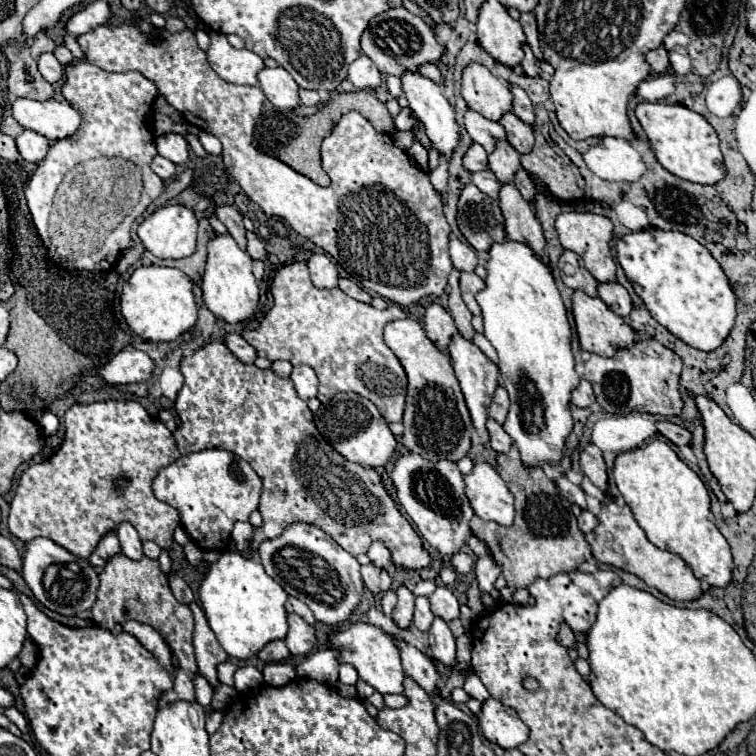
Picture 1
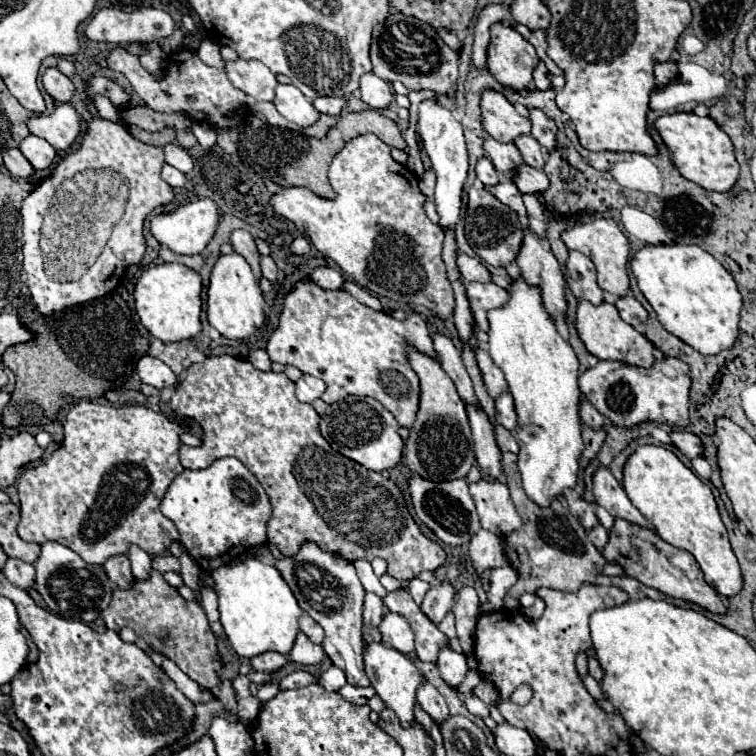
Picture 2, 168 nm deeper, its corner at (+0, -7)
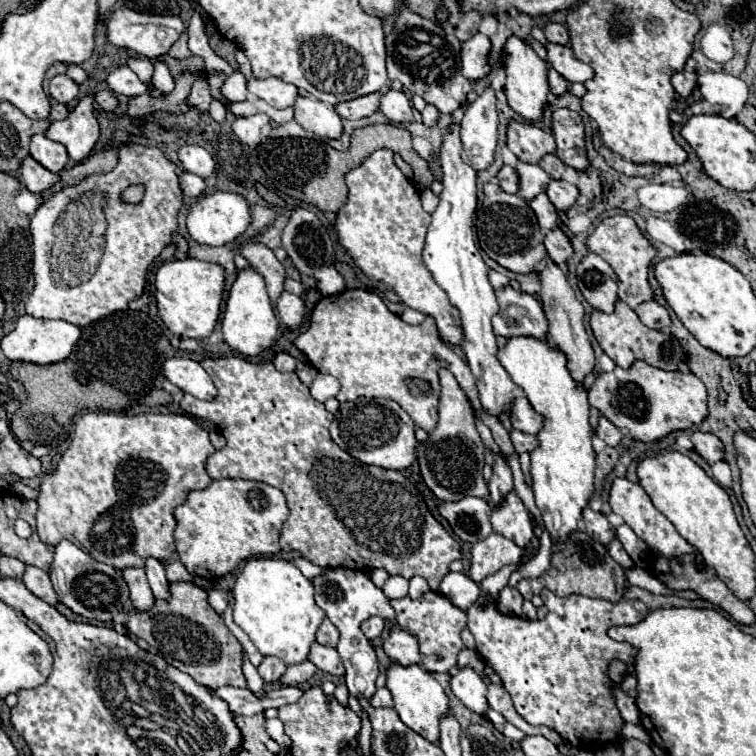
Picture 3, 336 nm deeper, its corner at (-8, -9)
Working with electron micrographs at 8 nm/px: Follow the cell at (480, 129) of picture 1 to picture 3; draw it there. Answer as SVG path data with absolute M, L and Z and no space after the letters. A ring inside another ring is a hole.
M518 161L516 171L520 175L520 191L518 191L518 195L522 199L530 201L536 195L546 193L548 185L550 185L550 175L544 169L540 169L538 165L526 165L526 163Z

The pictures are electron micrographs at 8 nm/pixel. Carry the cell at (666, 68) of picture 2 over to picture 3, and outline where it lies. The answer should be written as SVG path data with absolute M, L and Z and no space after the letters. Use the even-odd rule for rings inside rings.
M690 71L674 73L672 75L672 85L682 97L688 97L692 93L692 89L696 87L696 73L690 73Z

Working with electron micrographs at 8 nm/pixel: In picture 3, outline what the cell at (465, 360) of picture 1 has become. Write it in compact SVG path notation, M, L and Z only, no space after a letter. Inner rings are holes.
M500 455L494 457L494 475L492 475L492 479L488 481L488 489L490 489L488 503L490 503L492 507L500 505L500 503L504 501L504 497L514 489L510 467L506 465L506 461L504 461Z

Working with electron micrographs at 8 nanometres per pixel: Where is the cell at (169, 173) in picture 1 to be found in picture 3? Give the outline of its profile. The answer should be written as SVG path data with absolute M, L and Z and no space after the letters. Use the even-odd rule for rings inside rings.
M184 171L180 175L180 187L182 187L184 195L188 195L188 197L200 197L204 193L204 189L206 189L206 183L204 183L202 177Z

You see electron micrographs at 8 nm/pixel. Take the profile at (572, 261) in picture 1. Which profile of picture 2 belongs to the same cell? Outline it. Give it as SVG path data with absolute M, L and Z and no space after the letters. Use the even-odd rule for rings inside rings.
M570 251L570 257L566 261L566 283L570 291L578 299L586 299L594 305L600 305L604 301L604 291L596 283L596 271L588 257L584 257L578 251Z

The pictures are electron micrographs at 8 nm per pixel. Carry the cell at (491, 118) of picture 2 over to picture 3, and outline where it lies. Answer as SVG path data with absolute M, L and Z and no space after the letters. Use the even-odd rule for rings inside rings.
M510 121L508 149L524 163L540 163L544 155L556 151L556 141L550 133L532 123Z

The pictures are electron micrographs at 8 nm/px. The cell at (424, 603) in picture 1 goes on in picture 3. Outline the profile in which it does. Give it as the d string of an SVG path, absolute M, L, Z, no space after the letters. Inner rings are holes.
M448 573L442 579L442 585L438 589L444 597L450 597L454 605L460 609L468 609L478 597L480 597L480 585L472 581L466 573Z

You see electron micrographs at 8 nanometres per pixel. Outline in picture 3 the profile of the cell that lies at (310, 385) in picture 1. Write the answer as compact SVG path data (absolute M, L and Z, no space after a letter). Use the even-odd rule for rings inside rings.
M318 373L316 379L314 379L312 385L310 385L312 397L318 399L318 401L322 401L322 403L324 403L326 399L330 399L330 397L336 397L338 391L340 391L340 381L338 381L336 377L324 375L324 373Z

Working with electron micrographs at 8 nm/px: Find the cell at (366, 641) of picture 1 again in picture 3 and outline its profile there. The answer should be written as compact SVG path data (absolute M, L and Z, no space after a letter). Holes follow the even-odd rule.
M392 665L388 671L388 683L386 687L392 691L394 697L394 709L398 711L400 719L418 735L422 735L424 739L428 739L430 743L440 741L440 719L444 715L450 713L448 707L448 695L444 691L444 687L432 677L432 673L424 671L420 665L412 665L412 667L402 667L402 665Z

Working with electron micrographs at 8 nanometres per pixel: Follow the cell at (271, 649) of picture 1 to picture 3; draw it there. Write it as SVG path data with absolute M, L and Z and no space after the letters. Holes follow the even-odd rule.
M264 657L264 661L258 665L258 673L264 683L278 683L280 677L286 673L286 665L278 657Z

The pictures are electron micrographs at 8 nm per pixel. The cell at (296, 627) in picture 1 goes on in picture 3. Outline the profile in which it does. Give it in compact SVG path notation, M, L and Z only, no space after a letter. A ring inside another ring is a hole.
M314 643L310 649L310 657L308 657L320 671L326 671L330 675L342 677L344 675L344 663L338 655L338 651L334 647L326 647L320 643Z

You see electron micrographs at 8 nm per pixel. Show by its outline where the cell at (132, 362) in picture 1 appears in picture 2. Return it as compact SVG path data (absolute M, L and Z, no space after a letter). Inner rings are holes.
M144 355L136 363L136 375L140 377L140 383L152 385L156 389L162 387L176 387L176 375L170 371L168 365L164 365L160 359Z

